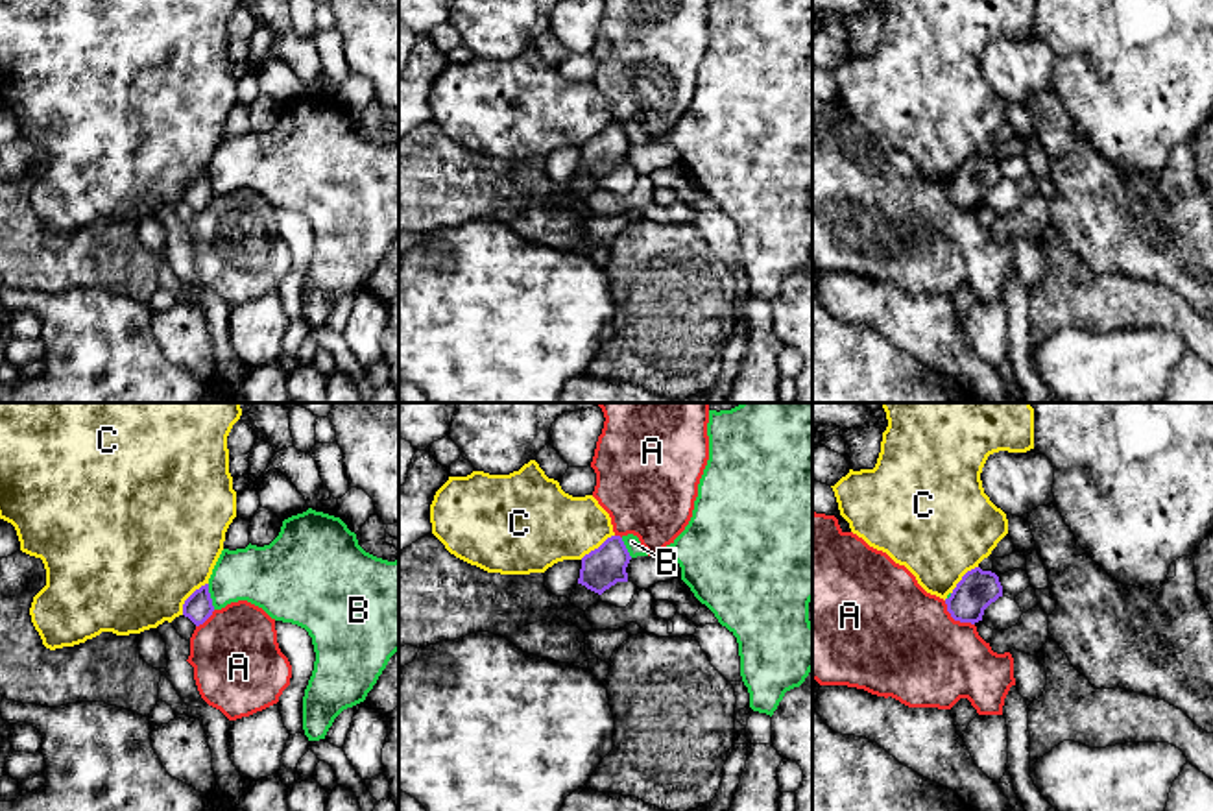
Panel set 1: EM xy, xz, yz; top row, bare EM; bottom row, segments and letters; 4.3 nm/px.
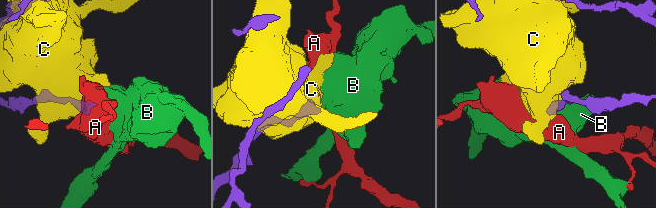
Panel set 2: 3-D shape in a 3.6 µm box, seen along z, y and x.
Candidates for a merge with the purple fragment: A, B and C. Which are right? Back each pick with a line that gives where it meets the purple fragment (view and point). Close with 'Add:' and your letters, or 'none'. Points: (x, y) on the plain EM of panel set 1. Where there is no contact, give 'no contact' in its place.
Add: none

